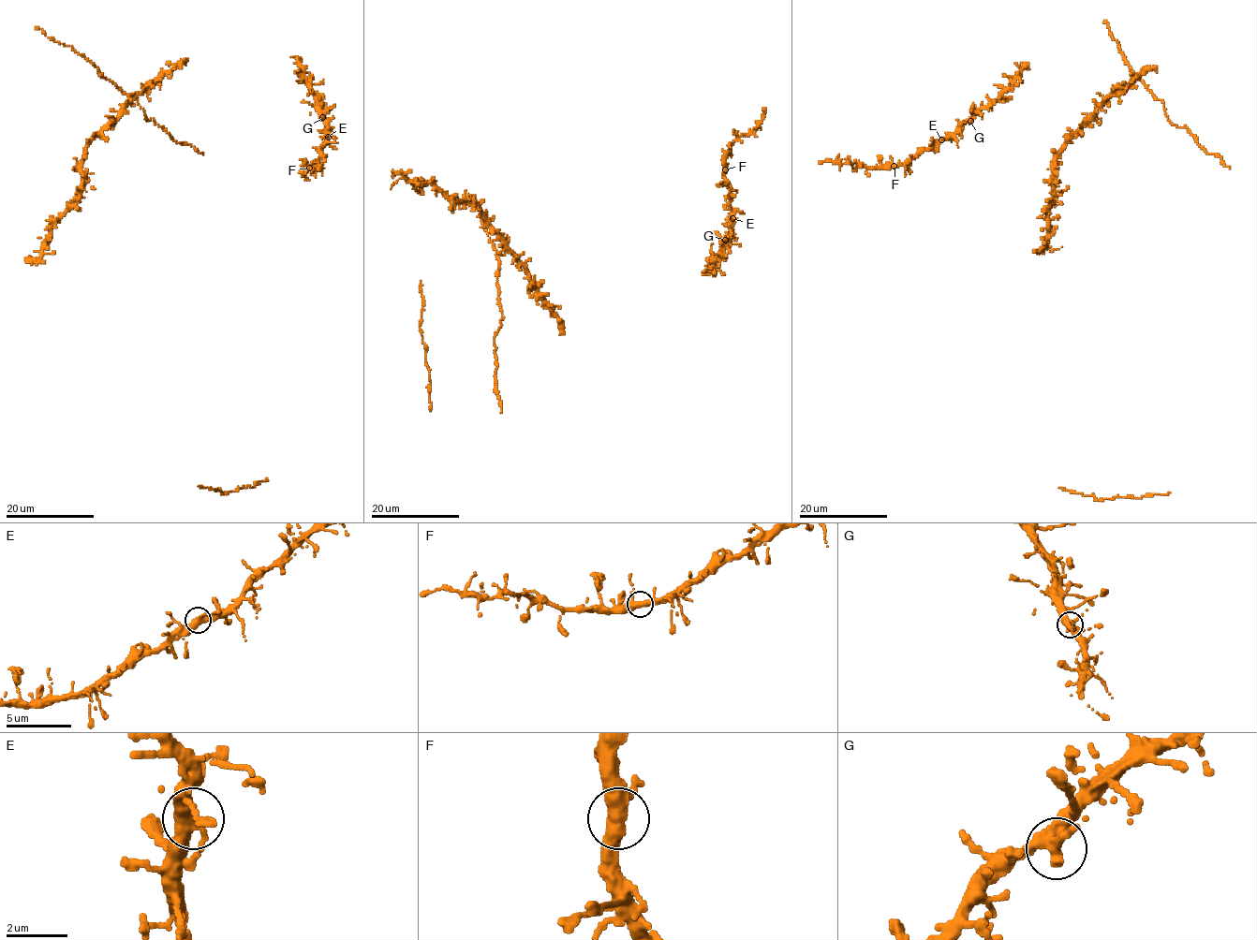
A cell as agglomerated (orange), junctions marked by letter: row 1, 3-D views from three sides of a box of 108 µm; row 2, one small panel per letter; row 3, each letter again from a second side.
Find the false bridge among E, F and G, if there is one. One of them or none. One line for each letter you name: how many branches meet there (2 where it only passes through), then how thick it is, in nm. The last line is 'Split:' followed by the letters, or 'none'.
Split: none

